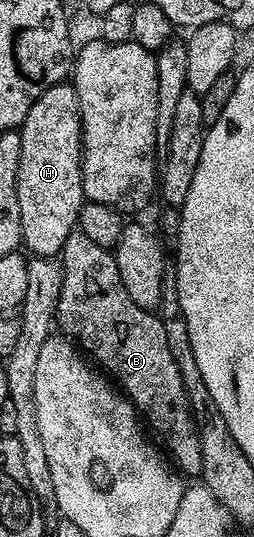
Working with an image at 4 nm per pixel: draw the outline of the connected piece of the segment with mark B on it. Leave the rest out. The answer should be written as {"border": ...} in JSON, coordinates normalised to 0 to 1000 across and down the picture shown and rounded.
{"border":[[[303,425],[272,447],[256,447],[240,497],[248,527],[224,600],[232,607],[248,605],[244,620],[268,631],[303,633],[307,642],[465,713],[559,784],[626,806],[622,821],[650,838],[657,829],[654,844],[669,858],[724,885],[795,885],[791,819],[776,812],[776,790],[744,760],[744,737],[720,719],[713,693],[681,655],[665,655],[665,633],[650,633],[630,587],[524,566],[508,544],[492,544],[492,529],[476,529],[476,507],[461,507],[449,471],[398,462],[398,454],[366,454],[366,447],[350,447],[350,439]]]}

